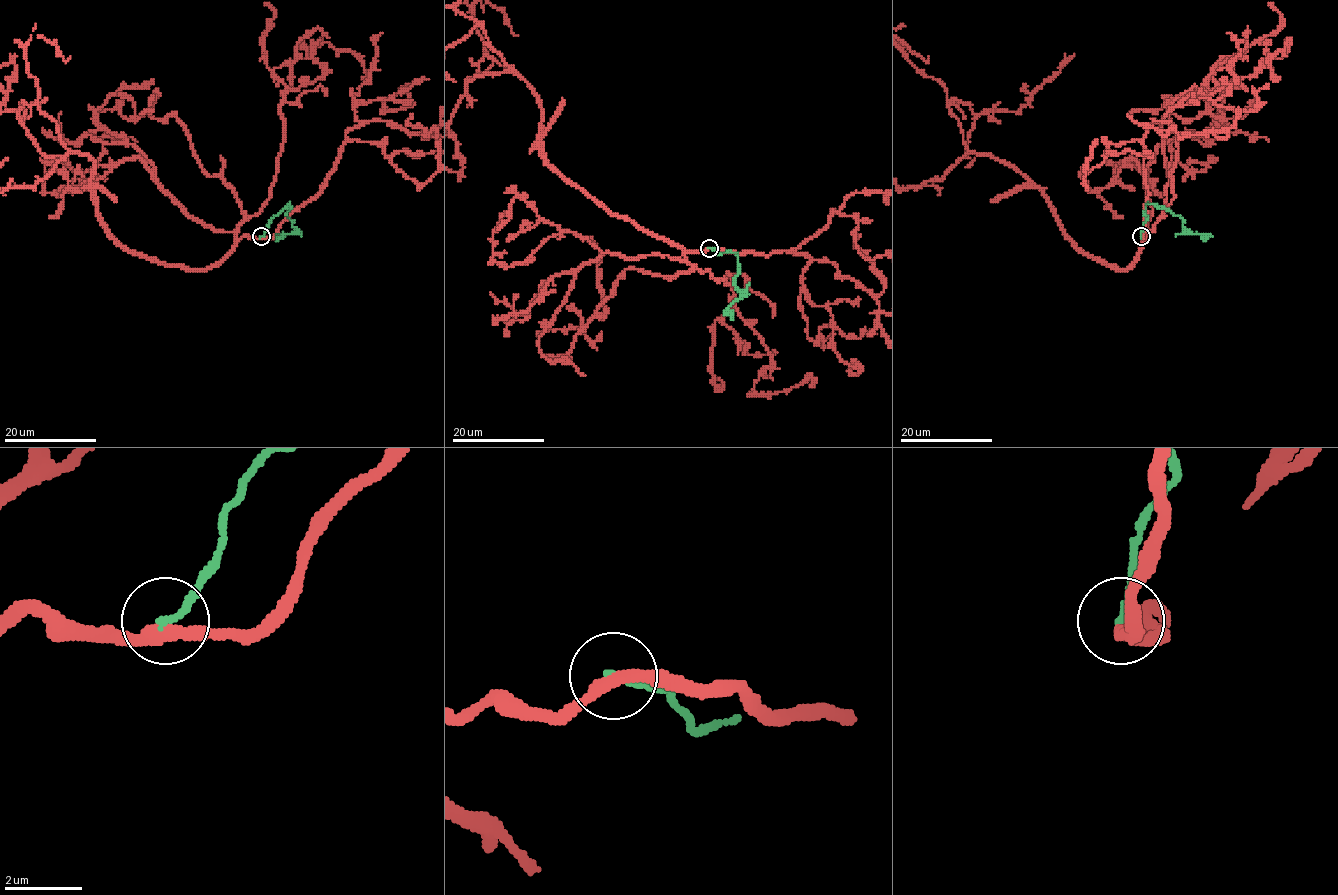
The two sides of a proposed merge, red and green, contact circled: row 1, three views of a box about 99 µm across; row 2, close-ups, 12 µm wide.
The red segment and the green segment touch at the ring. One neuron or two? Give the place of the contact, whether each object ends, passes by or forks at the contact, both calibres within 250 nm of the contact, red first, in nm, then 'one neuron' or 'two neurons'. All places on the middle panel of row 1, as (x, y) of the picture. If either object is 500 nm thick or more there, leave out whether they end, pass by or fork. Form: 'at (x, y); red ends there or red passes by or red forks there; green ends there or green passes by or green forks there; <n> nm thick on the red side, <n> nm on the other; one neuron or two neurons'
at (709, 248); red passes by; green ends there; 300 nm thick on the red side, 200 nm on the other; two neurons

